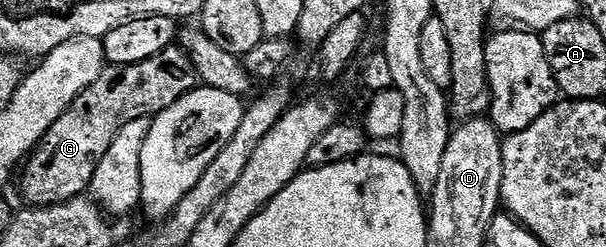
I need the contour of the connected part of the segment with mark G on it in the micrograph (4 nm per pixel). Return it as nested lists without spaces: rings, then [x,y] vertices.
[[[180,46],[169,47],[161,55],[147,57],[147,61],[139,61],[131,65],[109,65],[99,77],[99,81],[92,83],[79,97],[75,97],[73,104],[68,107],[63,117],[51,125],[44,139],[37,144],[35,150],[28,156],[25,169],[25,180],[21,183],[21,191],[25,194],[25,203],[31,207],[50,207],[59,205],[63,201],[80,199],[88,192],[89,183],[93,179],[95,169],[99,169],[99,161],[103,161],[103,153],[111,149],[111,141],[130,121],[149,119],[161,111],[166,111],[175,101],[183,98],[187,92],[198,86],[199,78],[189,59],[189,54],[182,51]]]

